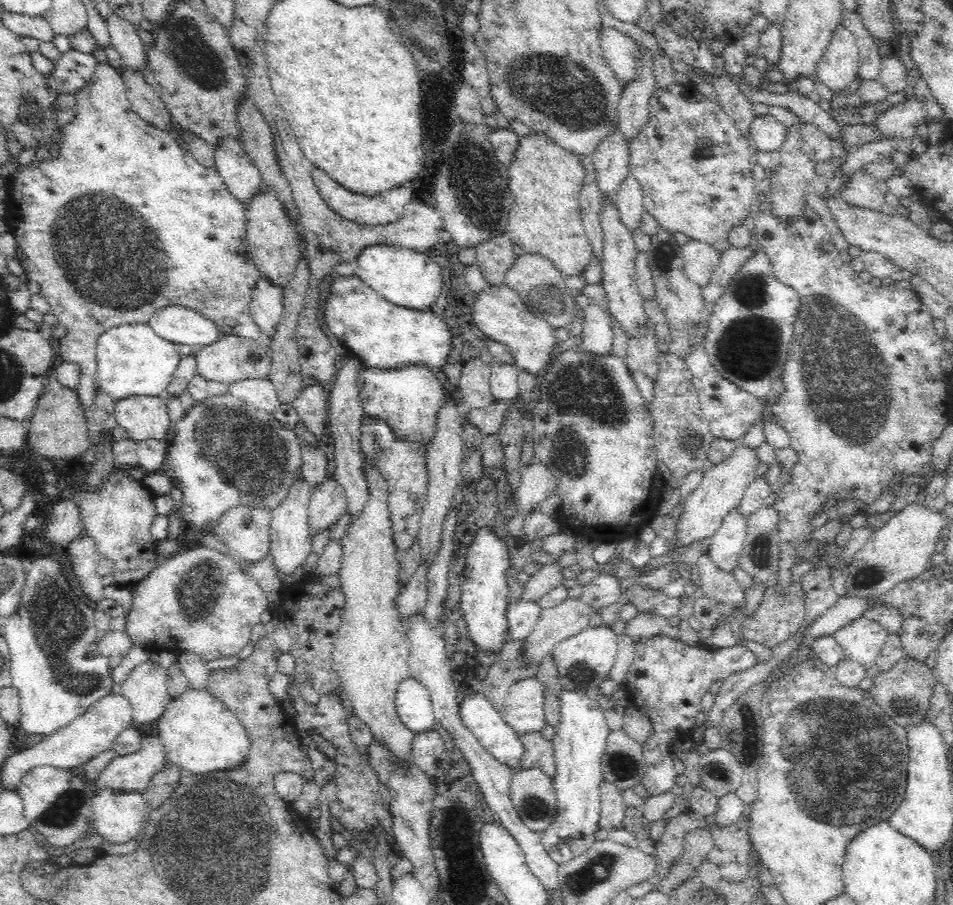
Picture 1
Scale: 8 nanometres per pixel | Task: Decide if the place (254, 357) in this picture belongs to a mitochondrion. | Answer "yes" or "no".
no

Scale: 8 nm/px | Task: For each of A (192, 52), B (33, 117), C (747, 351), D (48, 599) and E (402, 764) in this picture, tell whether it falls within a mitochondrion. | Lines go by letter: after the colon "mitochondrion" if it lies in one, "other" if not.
A: mitochondrion
B: mitochondrion
C: mitochondrion
D: mitochondrion
E: other

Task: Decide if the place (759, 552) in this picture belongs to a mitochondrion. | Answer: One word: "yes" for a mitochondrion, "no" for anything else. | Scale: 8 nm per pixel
yes

